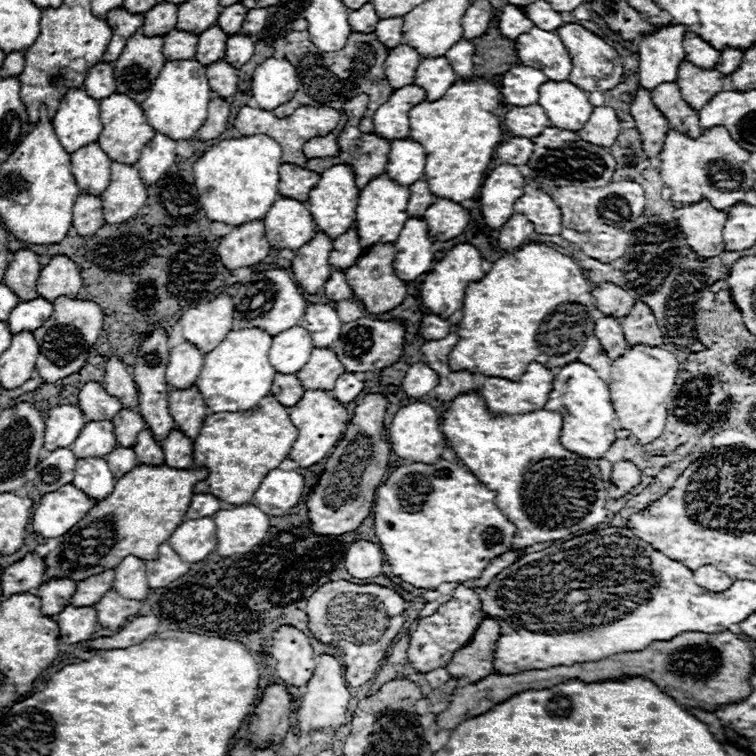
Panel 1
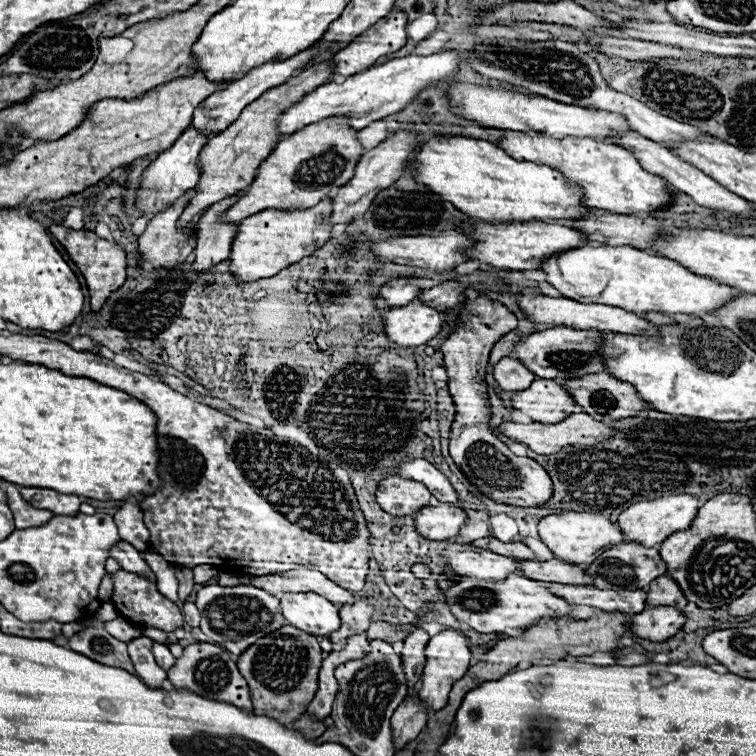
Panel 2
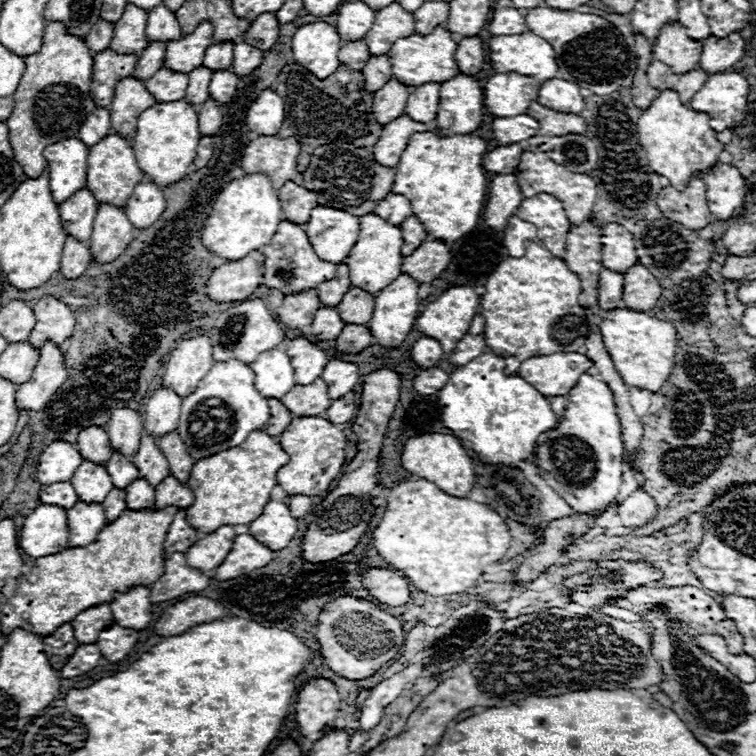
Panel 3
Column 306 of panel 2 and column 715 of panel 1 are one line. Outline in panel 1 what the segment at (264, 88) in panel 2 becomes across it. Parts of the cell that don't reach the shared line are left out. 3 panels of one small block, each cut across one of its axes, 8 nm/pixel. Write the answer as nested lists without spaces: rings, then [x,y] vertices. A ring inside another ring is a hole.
[[[688,28],[684,32],[684,50],[686,50],[686,60],[696,64],[698,68],[714,68],[720,58],[720,52],[716,48],[712,48],[706,40],[702,40]]]

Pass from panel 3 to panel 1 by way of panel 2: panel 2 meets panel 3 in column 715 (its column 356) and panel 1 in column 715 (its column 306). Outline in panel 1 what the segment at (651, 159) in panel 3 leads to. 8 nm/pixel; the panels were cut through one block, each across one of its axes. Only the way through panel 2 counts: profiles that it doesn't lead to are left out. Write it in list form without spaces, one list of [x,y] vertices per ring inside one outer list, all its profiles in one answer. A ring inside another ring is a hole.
[[[714,126],[702,132],[698,138],[690,138],[682,132],[670,130],[664,138],[664,148],[658,156],[660,180],[672,190],[672,200],[692,204],[706,198],[714,208],[726,210],[744,200],[744,192],[754,186],[752,168],[746,164],[750,152],[740,148],[724,126]]]

